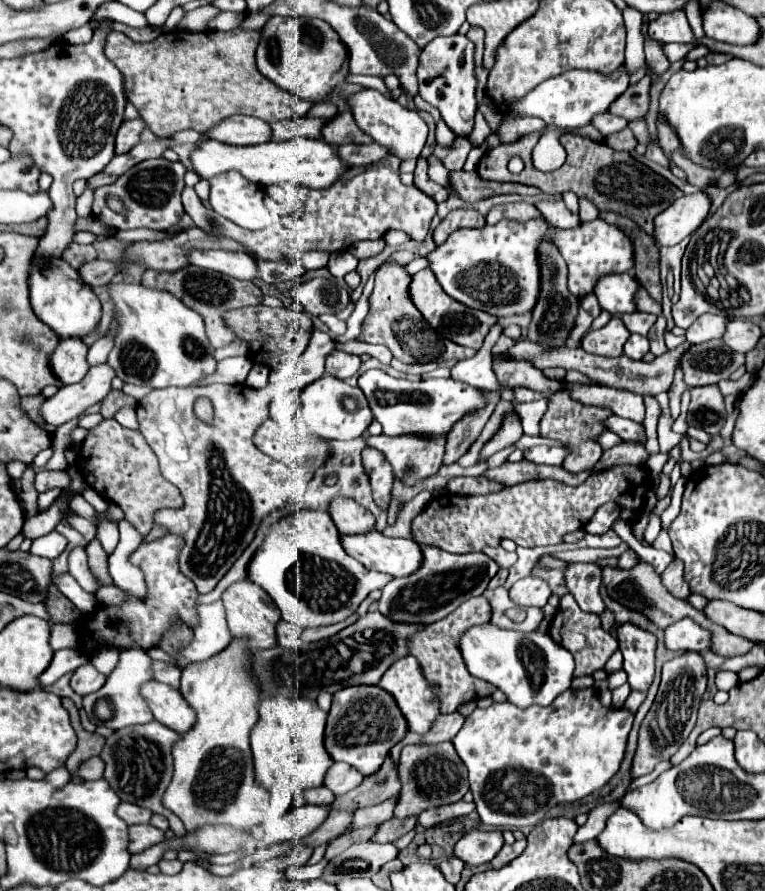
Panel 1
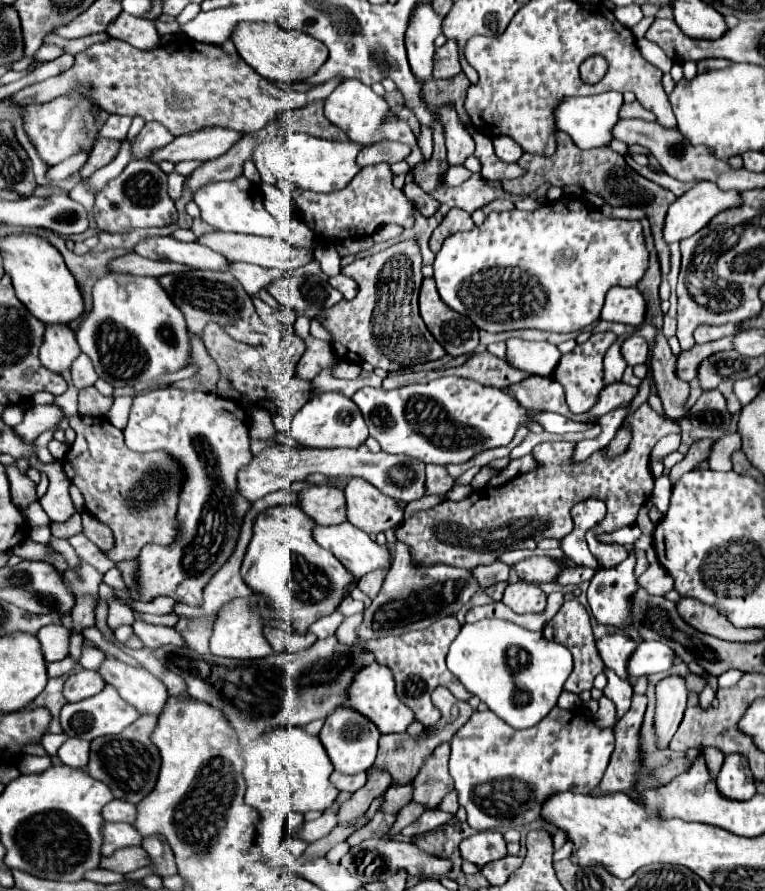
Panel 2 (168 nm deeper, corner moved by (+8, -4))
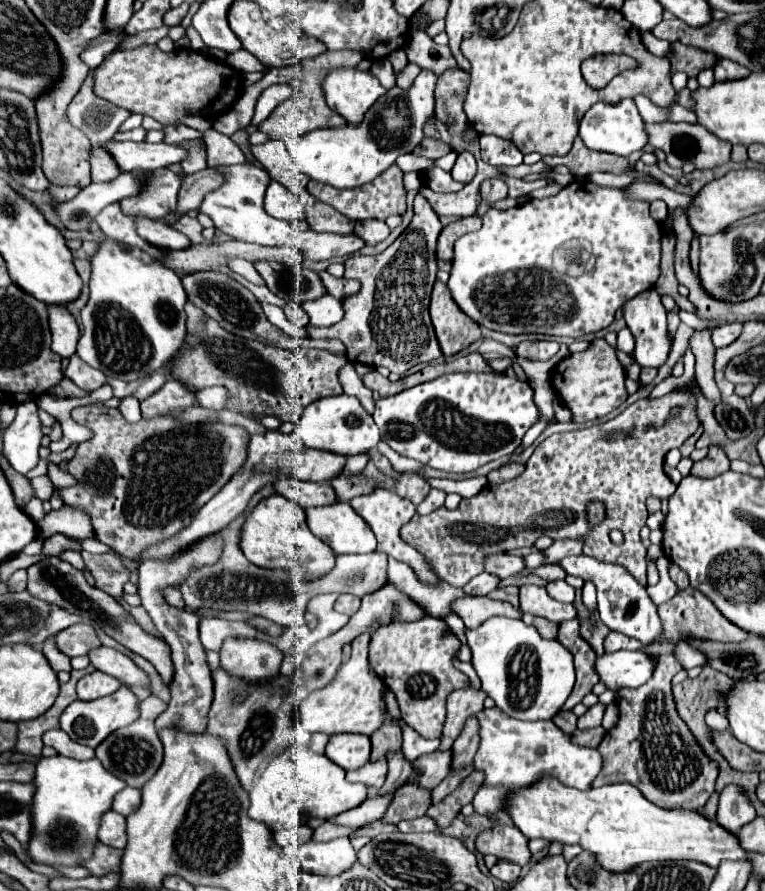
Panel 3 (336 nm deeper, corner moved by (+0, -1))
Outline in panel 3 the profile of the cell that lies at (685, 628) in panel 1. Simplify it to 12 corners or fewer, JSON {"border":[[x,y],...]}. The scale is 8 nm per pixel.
{"border":[[643,650],[603,654],[595,668],[609,690],[637,688],[653,676]]}

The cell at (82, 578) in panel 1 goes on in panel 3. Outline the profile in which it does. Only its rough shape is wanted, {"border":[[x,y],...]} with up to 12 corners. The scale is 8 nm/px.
{"border":[[73,624],[57,634],[57,648],[81,656],[99,648],[91,624]]}

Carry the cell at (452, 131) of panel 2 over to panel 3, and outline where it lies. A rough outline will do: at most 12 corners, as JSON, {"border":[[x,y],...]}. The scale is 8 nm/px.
{"border":[[461,152],[451,176],[471,182],[477,170],[475,156]]}

